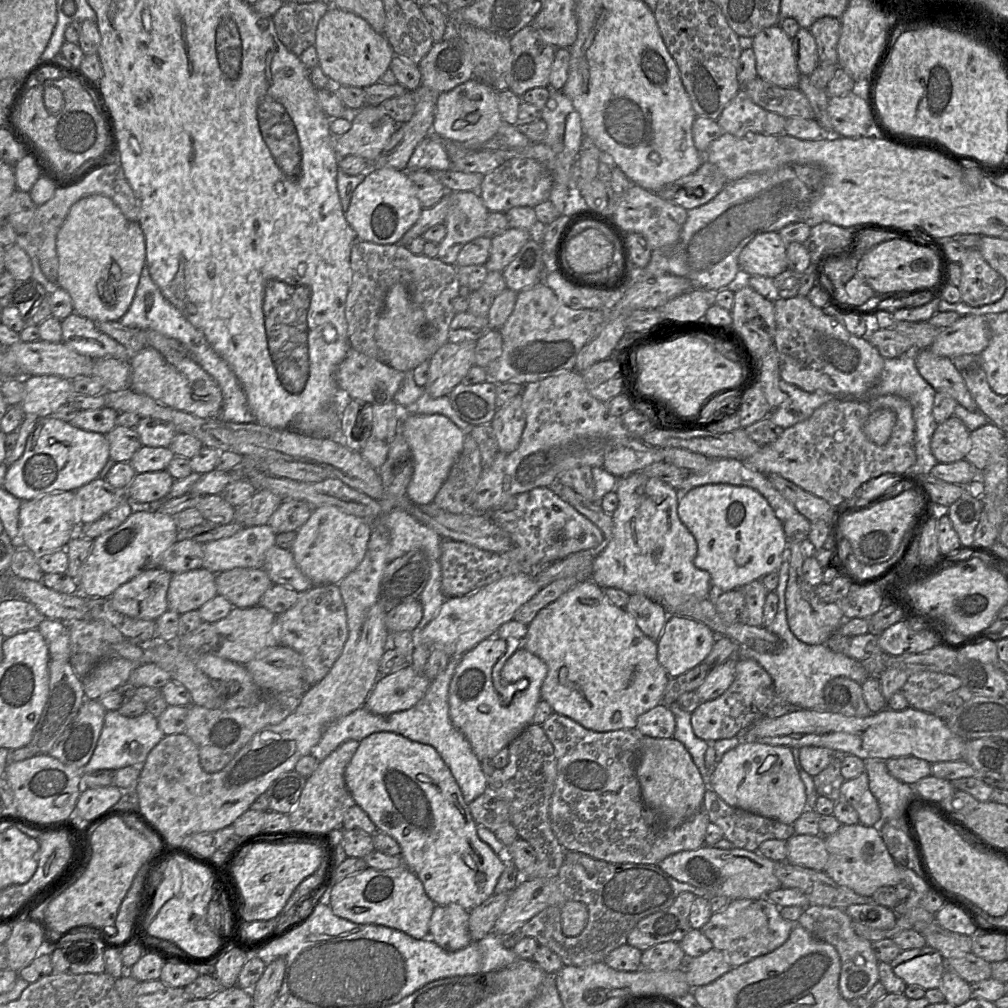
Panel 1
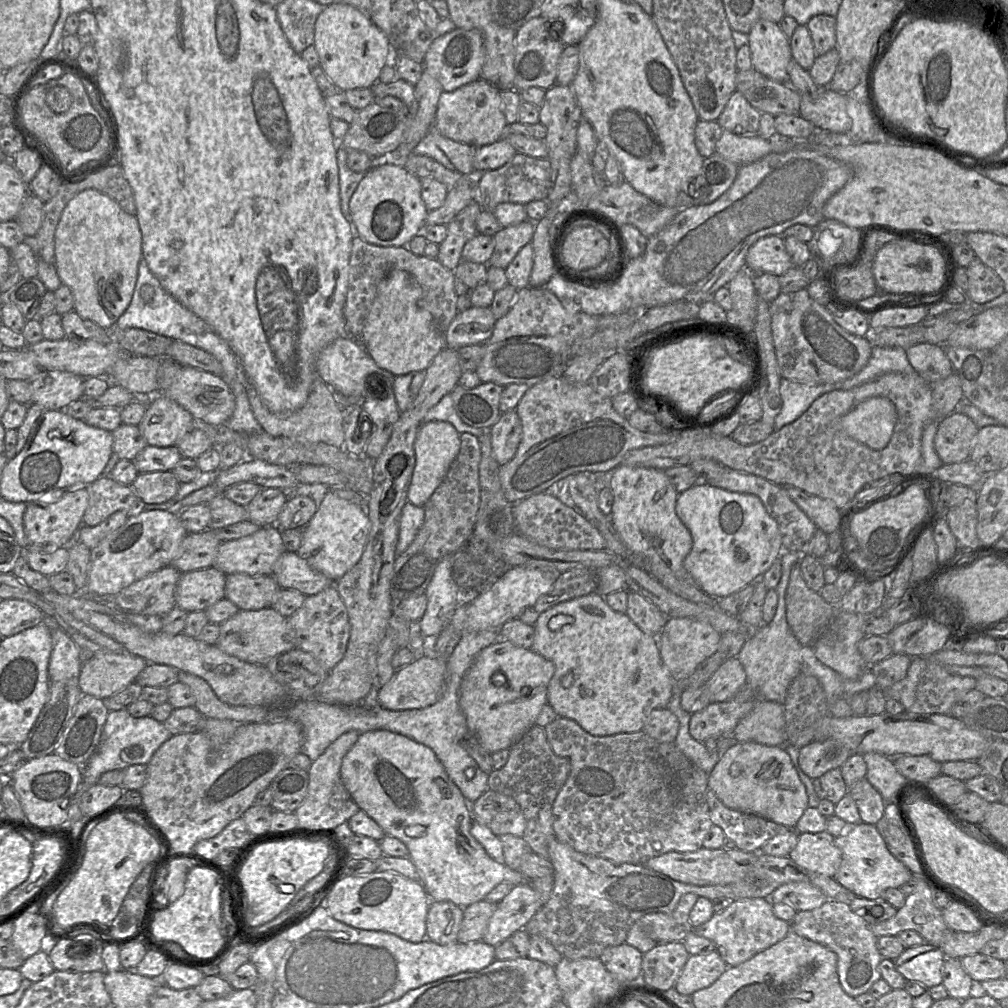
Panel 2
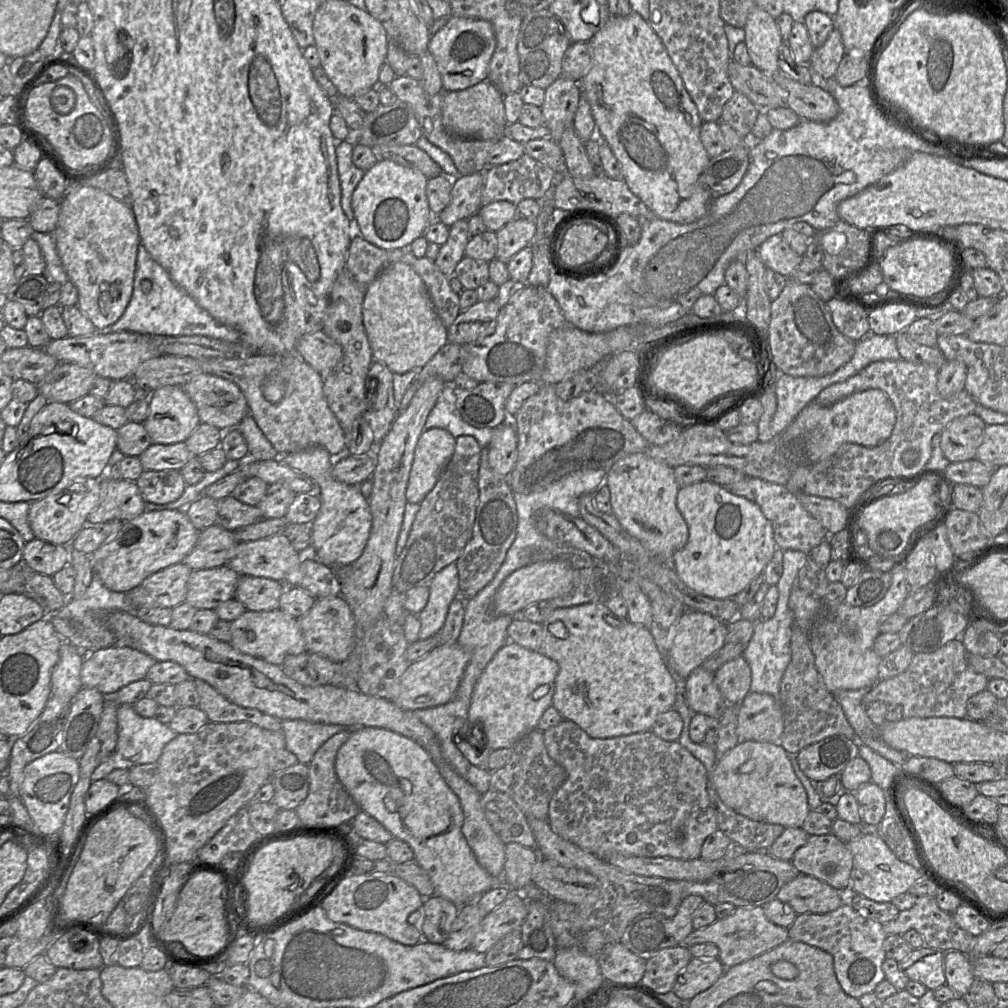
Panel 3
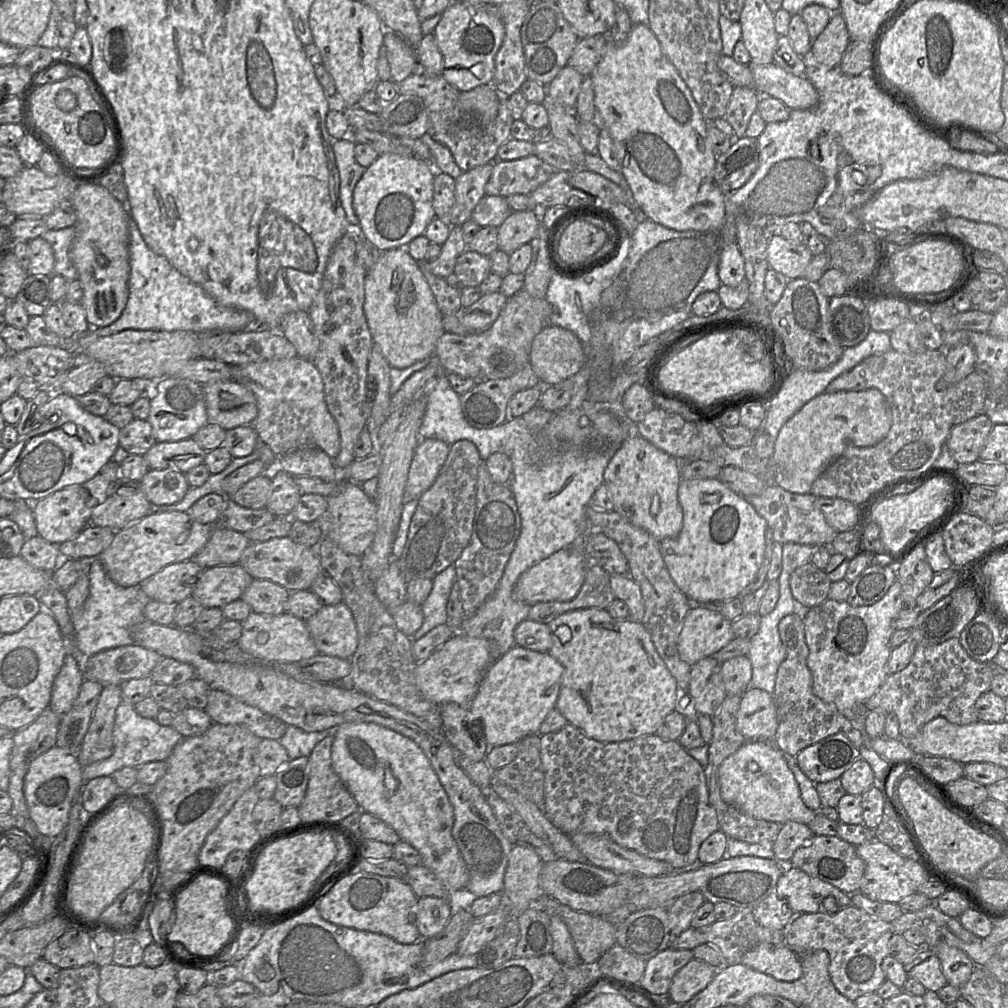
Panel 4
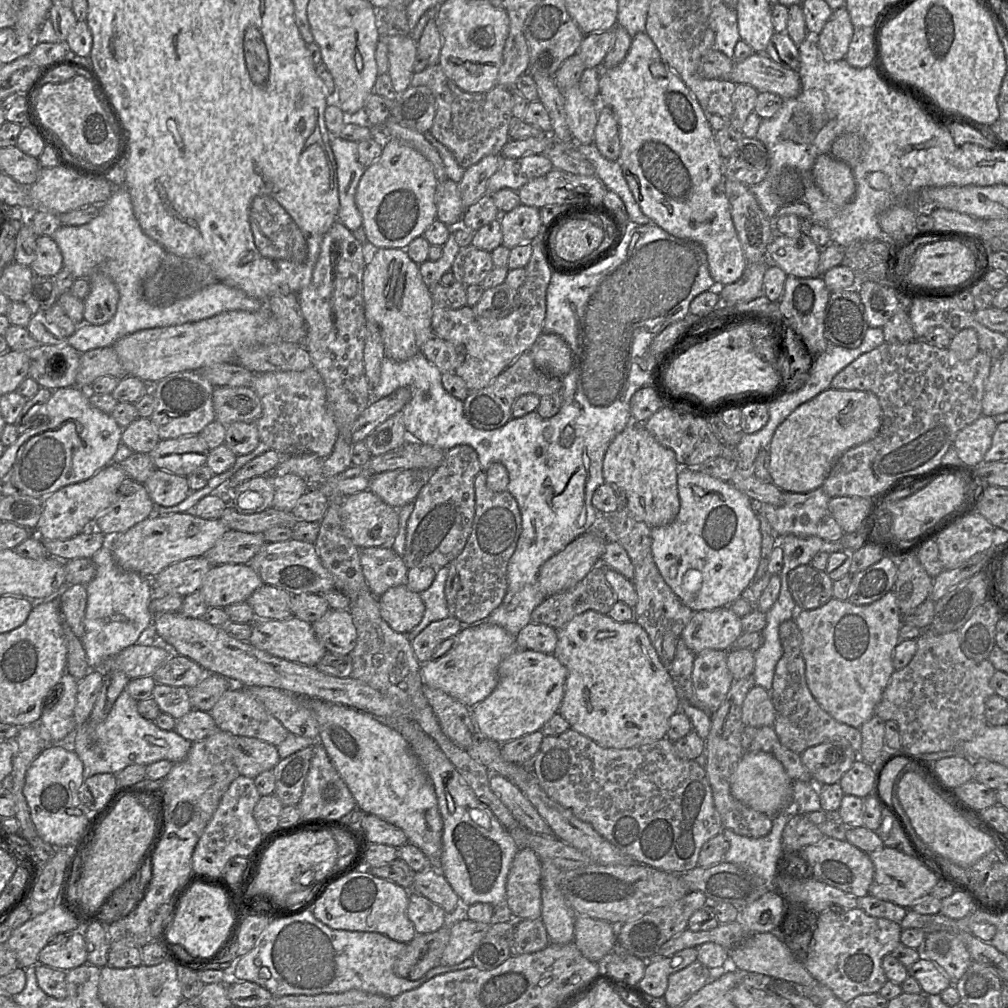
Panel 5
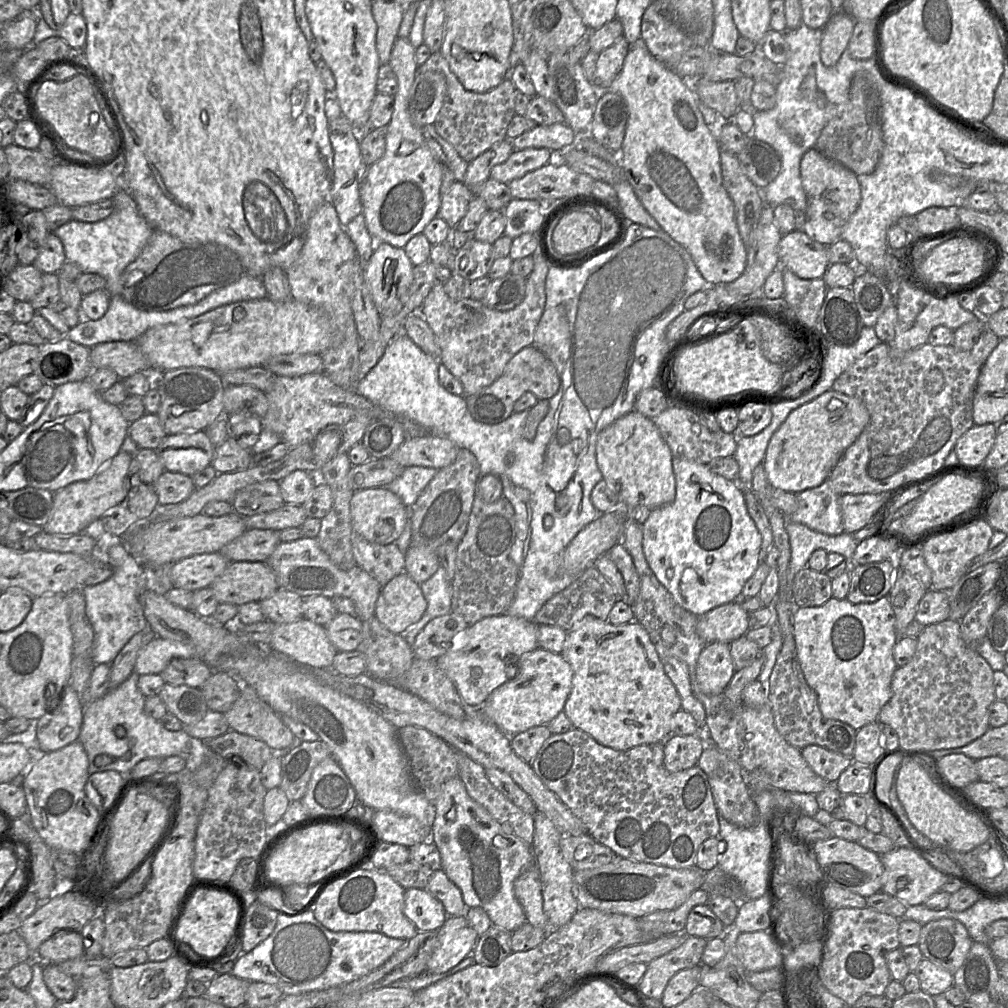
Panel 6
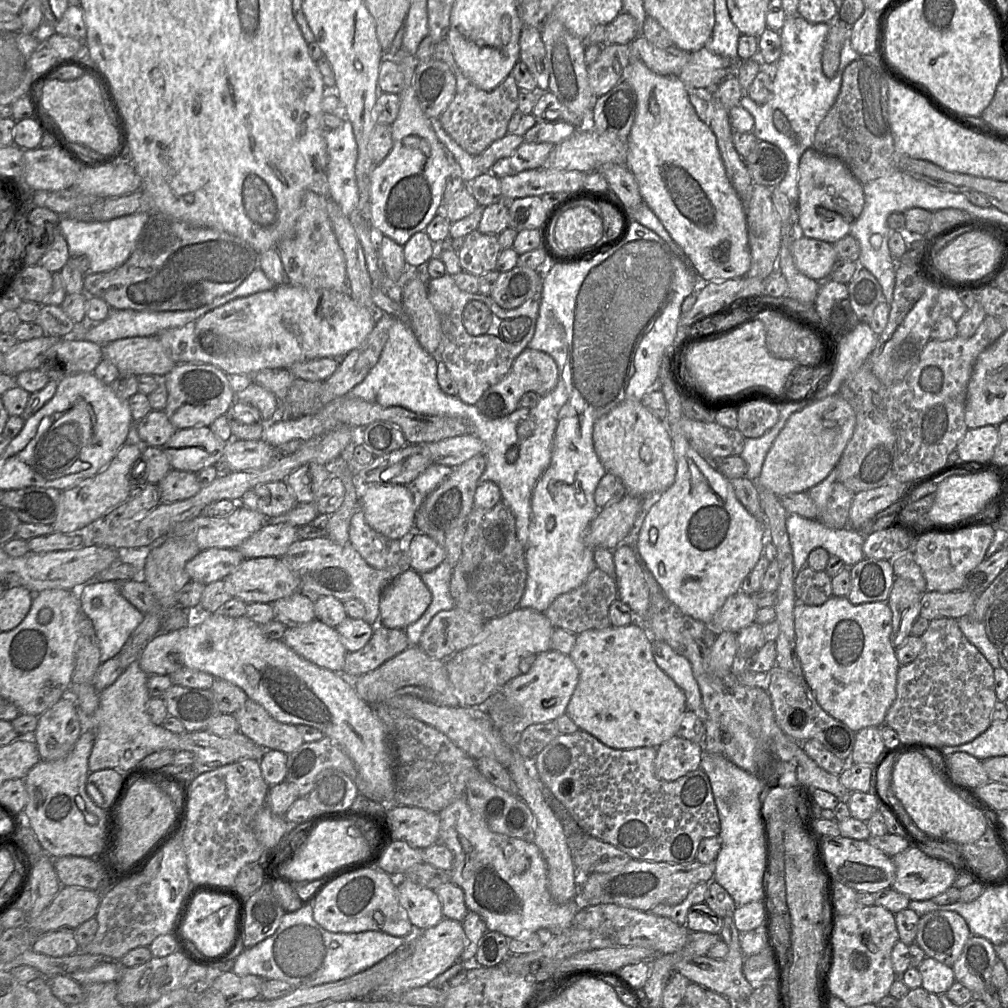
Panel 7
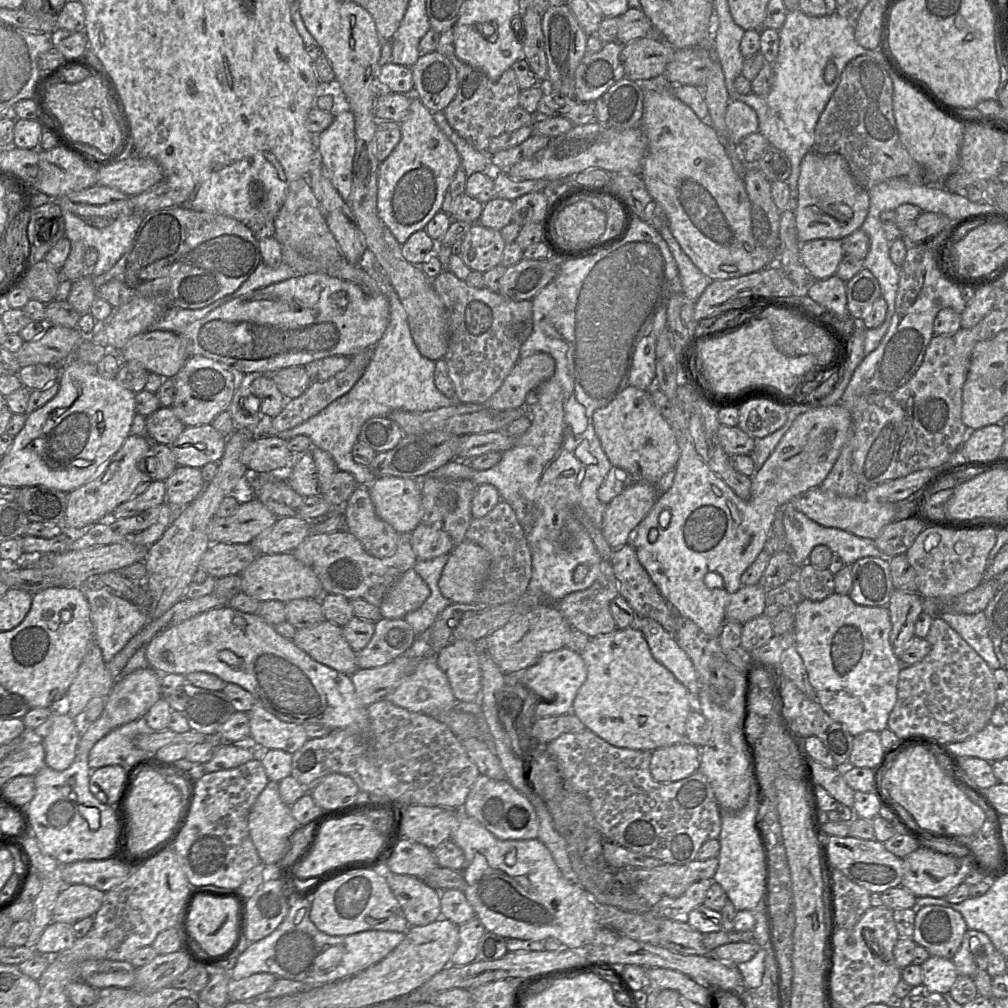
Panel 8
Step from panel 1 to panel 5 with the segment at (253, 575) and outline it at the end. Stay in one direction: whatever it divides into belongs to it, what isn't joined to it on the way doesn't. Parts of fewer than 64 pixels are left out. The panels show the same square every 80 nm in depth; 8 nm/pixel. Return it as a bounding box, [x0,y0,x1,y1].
[246,583,293,620]

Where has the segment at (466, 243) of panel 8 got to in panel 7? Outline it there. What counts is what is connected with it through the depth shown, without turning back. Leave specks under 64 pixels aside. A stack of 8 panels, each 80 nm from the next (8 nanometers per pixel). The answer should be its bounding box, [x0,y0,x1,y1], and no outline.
[458,230,501,277]

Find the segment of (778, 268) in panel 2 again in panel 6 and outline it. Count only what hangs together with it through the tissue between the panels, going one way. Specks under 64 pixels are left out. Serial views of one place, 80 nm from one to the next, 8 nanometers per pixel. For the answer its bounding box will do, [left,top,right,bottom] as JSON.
[778,230,830,279]

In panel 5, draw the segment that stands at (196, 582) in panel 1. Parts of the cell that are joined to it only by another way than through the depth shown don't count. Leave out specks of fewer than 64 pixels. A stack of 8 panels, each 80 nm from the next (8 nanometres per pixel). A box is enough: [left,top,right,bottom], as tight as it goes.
[198,564,263,608]

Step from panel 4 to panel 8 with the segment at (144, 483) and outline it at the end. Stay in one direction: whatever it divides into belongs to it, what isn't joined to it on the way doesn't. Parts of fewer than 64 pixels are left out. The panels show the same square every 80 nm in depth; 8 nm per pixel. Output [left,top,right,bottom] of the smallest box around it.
[164,466,206,509]

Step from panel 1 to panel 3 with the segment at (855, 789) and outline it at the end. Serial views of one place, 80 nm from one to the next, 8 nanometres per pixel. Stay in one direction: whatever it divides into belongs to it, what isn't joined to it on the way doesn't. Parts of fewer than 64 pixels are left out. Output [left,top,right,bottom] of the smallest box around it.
[855,781,888,828]

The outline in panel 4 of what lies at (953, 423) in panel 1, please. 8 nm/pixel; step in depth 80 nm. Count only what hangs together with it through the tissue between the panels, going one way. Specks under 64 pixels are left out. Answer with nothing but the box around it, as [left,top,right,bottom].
[946,413,993,464]

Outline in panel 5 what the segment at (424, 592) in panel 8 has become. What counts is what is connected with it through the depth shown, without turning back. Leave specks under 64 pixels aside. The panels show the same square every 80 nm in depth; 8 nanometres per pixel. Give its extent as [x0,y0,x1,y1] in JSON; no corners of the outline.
[378,585,425,634]

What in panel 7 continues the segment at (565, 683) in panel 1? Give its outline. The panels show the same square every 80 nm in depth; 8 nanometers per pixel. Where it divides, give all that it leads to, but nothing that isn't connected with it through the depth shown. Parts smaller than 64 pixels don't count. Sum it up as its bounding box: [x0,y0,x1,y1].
[565,621,687,750]

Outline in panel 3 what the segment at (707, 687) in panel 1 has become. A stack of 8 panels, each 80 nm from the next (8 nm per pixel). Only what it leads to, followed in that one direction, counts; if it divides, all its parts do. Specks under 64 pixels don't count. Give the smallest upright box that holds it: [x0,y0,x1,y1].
[714,655,751,704]

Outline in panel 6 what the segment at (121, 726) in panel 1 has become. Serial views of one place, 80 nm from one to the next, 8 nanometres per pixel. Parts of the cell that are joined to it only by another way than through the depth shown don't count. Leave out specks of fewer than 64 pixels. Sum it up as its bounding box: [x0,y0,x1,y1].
[78,672,209,775]

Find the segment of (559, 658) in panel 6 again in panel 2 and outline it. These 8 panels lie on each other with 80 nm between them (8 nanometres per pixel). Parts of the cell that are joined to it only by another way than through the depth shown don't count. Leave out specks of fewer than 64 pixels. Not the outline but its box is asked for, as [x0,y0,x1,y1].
[459,639,555,753]

